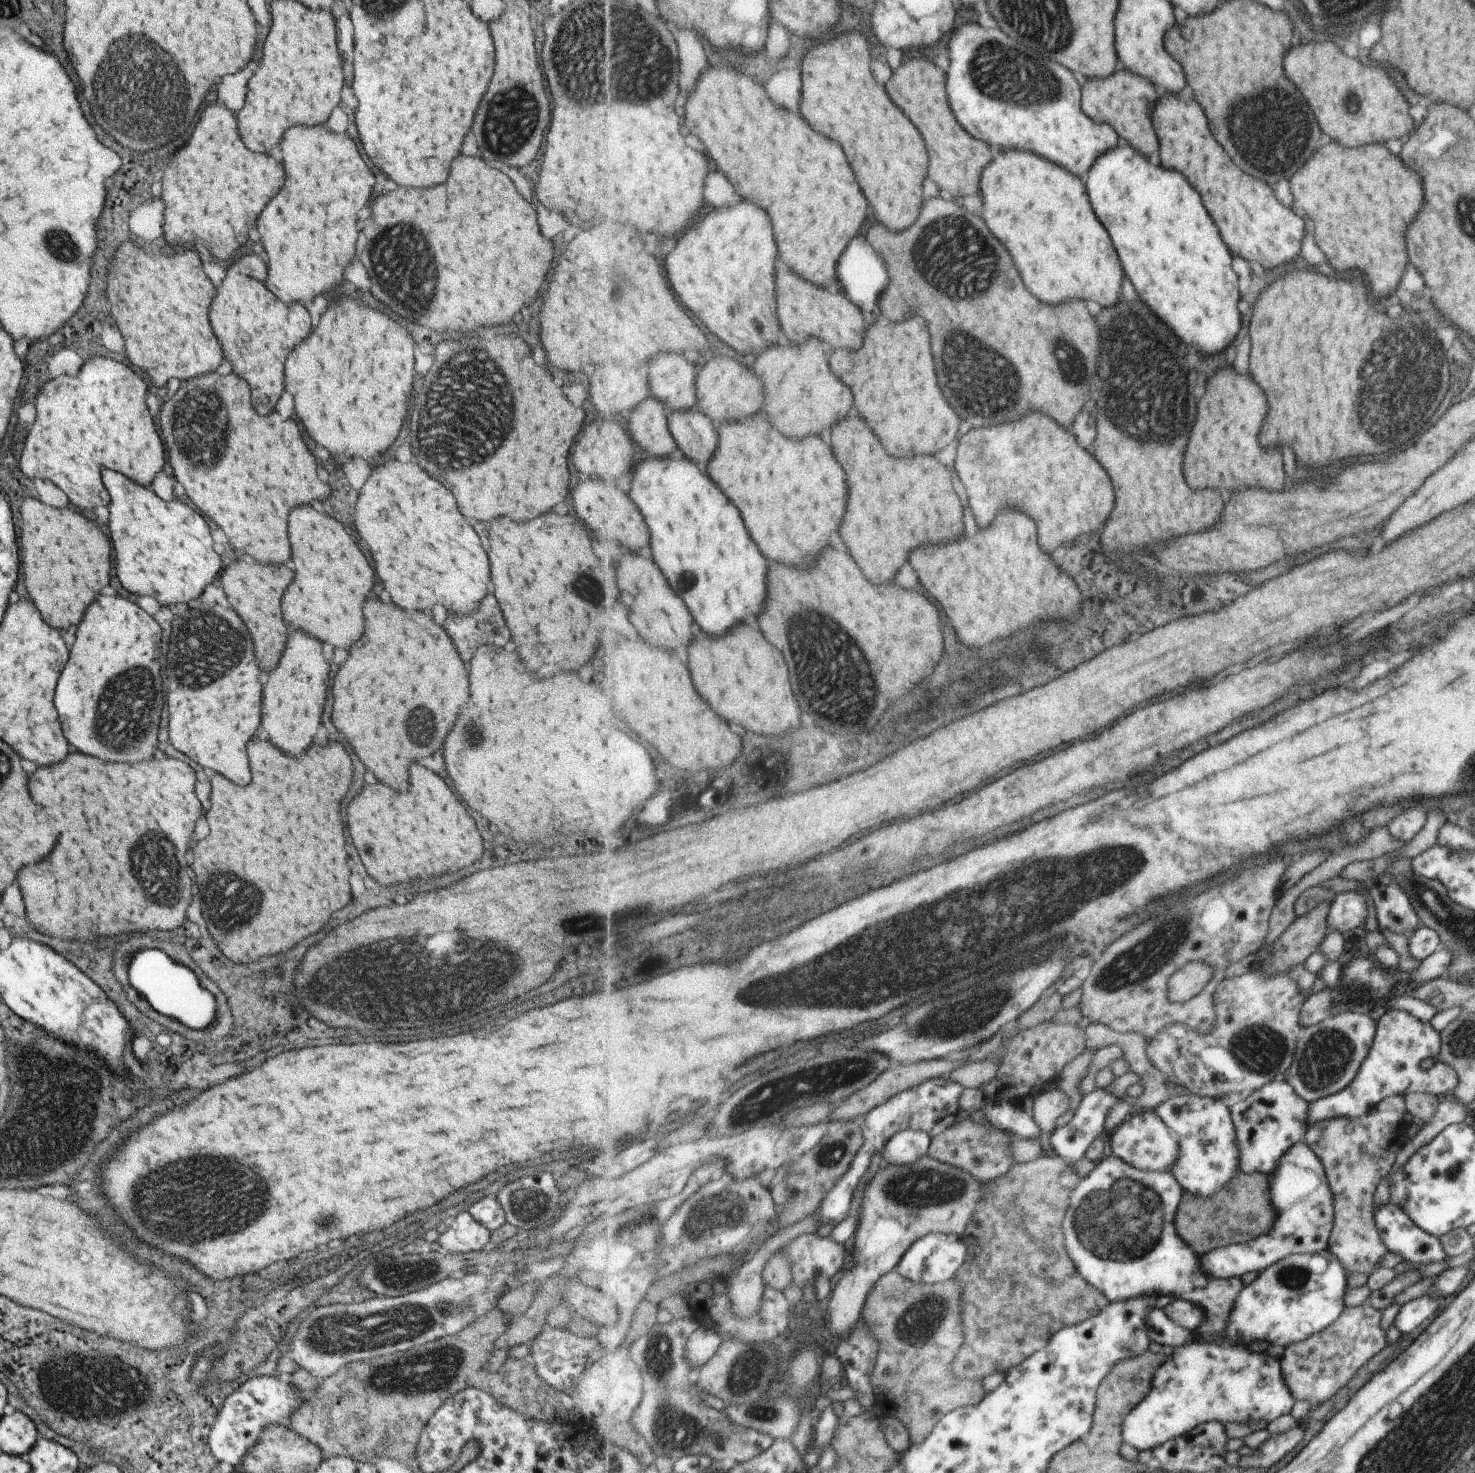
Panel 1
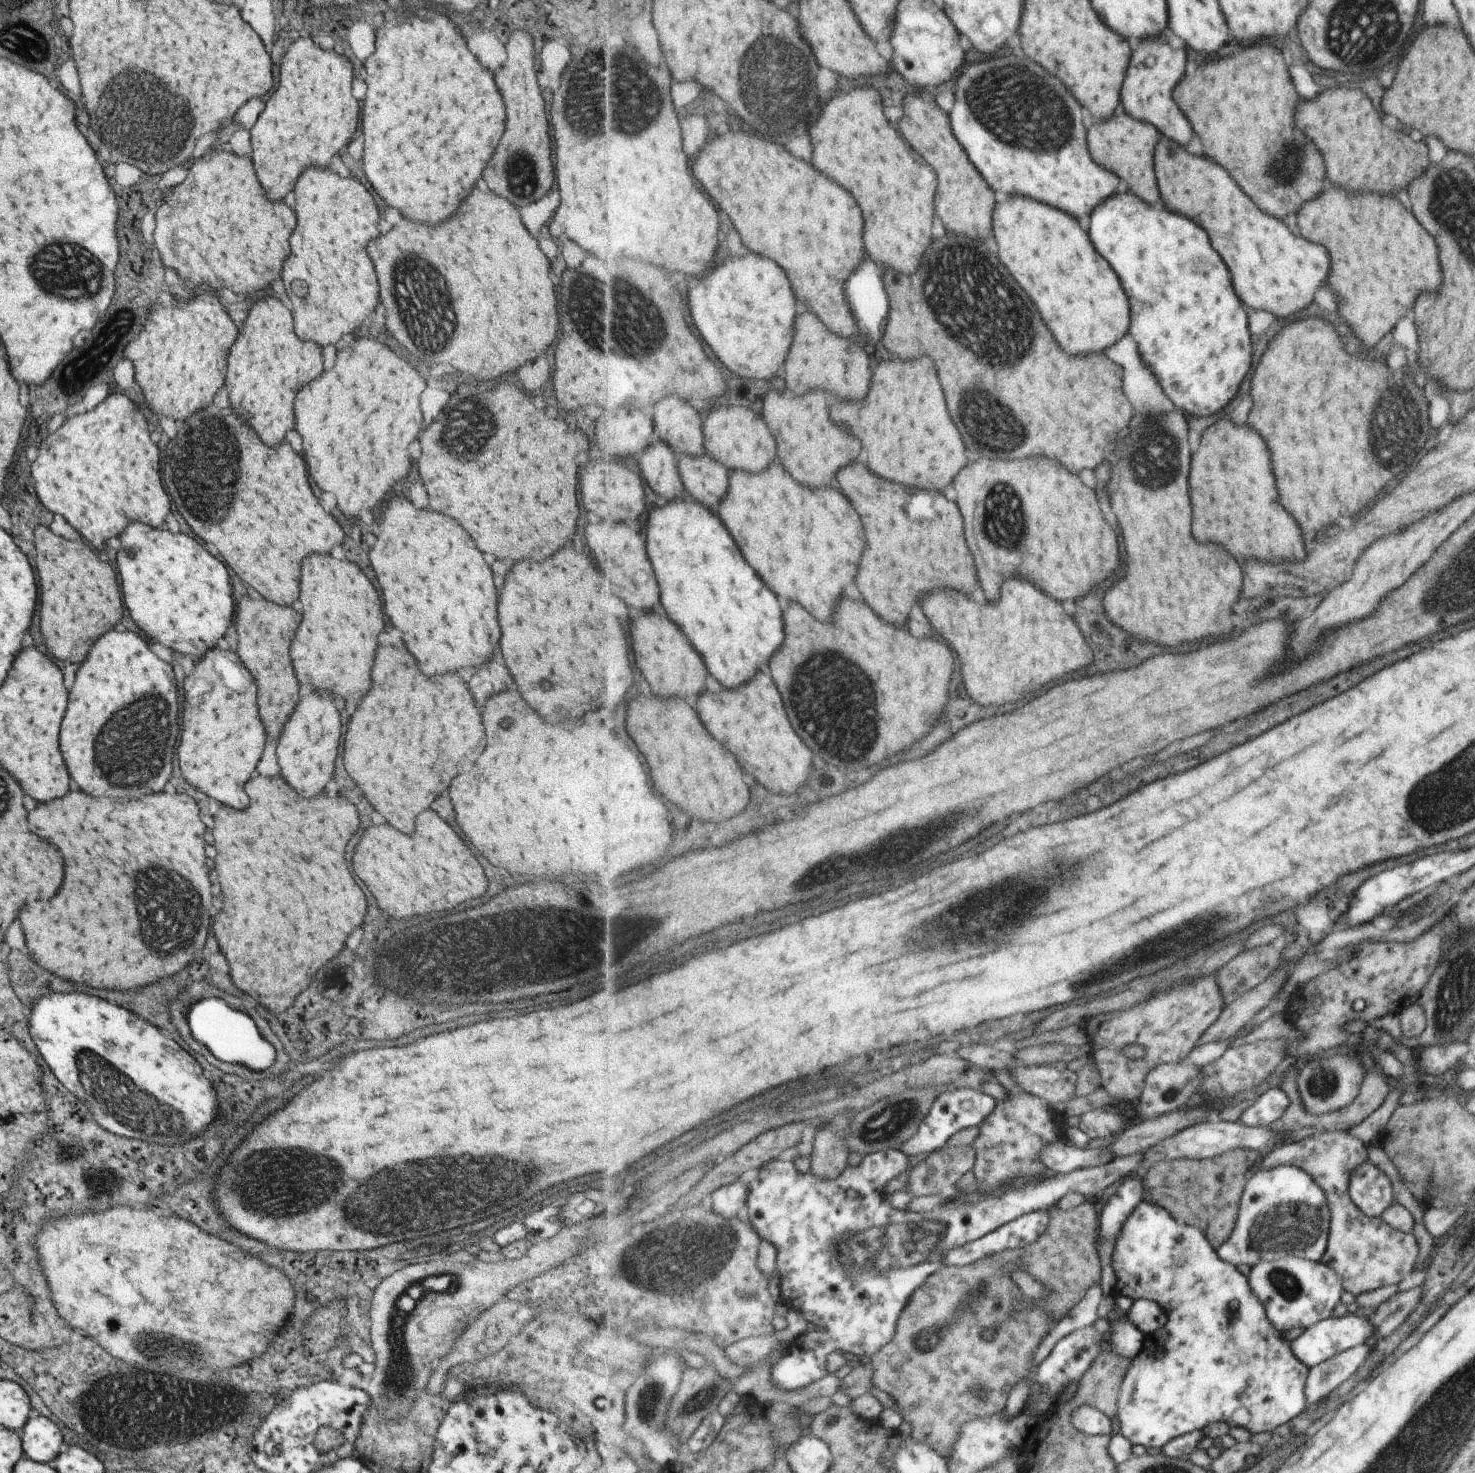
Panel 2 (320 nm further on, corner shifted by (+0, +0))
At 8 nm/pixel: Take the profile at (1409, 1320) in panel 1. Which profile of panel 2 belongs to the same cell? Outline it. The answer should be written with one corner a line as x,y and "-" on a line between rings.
1346,1313
1341,1318
1330,1318
1320,1320
1317,1324
1303,1330
1301,1335
1290,1342
1291,1350
1304,1365
1308,1368
1330,1359
1332,1356
1347,1350
1349,1347
1357,1346
1367,1342
1374,1335
1372,1324
1368,1319
1364,1320
1354,1316
1352,1313

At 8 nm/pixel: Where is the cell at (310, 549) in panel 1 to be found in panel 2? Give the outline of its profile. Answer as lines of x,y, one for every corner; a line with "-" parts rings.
309,556
301,564
299,602
303,620
289,652
299,684
307,684
311,690
327,690
333,698
351,698
357,704
371,686
369,672
377,634
383,630
383,614
371,582
351,562

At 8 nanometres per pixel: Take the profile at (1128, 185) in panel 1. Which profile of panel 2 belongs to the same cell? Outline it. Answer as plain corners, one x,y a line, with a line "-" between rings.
1123,188
1090,216
1091,240
1109,264
1119,272
1127,296
1131,296
1131,336
1141,346
1143,362
1157,376
1177,408
1197,418
1223,410
1237,394
1253,366
1249,316
1233,288
1231,272
1219,252
1211,246
1209,234
1185,216
1147,206
1141,198

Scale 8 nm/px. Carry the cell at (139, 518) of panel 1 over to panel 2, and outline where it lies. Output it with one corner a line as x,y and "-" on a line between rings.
133,522
123,530
123,534
119,536
119,544
121,548
117,552
117,572
123,590
123,604
129,610
131,620
151,642
159,642
181,656
189,654
193,662
198,661
215,646
221,636
225,636
229,624
233,624
235,610
225,566
193,538
161,528
147,528
139,522

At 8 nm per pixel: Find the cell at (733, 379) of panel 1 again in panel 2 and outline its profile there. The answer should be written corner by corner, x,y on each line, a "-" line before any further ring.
729,400
729,406
725,402
719,406
713,406
713,410
703,418
706,452
717,462
724,464
729,472
745,470
750,473
763,472
775,462
777,442
761,414
758,415
751,408
743,408
735,404
731,406
731,400

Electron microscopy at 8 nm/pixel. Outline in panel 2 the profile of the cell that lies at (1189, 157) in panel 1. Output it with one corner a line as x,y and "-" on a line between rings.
1162,138
1154,161
1161,199
1171,210
1203,224
1211,232
1211,242
1227,260
1235,290
1249,308
1287,318
1311,304
1329,270
1329,256
1323,246
1291,236
1279,220
1257,208
1225,168
1207,158
1191,156
1171,139

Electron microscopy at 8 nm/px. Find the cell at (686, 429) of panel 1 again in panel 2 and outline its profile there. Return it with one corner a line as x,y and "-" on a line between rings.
705,454
700,457
681,456
678,458
678,469
689,496
703,503
711,511
716,511
729,492
731,472
728,468
711,455

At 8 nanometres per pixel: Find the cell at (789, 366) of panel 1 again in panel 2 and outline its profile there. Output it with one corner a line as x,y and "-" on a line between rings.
769,390
763,398
761,416
767,420
773,436
779,444
779,456
785,468
789,468
799,480
799,484
807,488
827,488
833,484
837,472
851,462
857,460
861,444
833,424
831,410
827,404
827,394
823,390
811,392
805,398
783,396
779,392

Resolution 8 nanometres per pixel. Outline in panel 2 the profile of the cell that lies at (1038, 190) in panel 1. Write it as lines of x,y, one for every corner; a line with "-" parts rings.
1017,195
1005,198
1005,202
1007,204
1003,204
1001,197
994,212
995,236
1001,248
1001,260
1019,280
1019,284
1027,288
1027,294
1035,300
1035,304
1039,304
1039,312
1043,312
1047,326
1051,332
1055,332
1055,338
1063,350
1071,356
1087,356
1115,346
1130,330
1129,298
1111,264
1095,250
1090,233
1079,226
1074,216
1057,207

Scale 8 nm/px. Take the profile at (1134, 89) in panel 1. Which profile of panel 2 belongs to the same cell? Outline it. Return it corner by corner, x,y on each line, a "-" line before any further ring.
1122,104
1111,119
1095,122
1095,125
1089,128
1090,151
1094,161
1114,172
1122,180
1127,191
1143,198
1151,206
1162,198
1154,161
1158,144
1162,138
1163,134
1158,128
1152,124
1135,120
1124,111

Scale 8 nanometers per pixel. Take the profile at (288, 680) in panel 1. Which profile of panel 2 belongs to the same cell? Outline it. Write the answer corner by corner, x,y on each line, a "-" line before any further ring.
309,692
309,696
303,698
289,715
287,724
283,726
283,732
277,740
277,748
275,748
283,780
291,788
295,788
299,796
311,798
311,796
317,796
325,788
335,768
333,762
337,756
337,748
339,748
339,736
341,736
339,714
331,698

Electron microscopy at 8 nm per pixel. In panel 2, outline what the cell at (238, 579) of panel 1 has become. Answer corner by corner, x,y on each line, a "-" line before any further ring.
247,598
239,600
239,608
235,614
237,616
233,618
233,624
238,636
237,656
257,686
257,708
265,734
271,740
277,740
283,722
289,718
299,698
297,680
293,676
289,660
289,644
295,628
299,626
299,614
291,608
267,604
265,600
253,602

